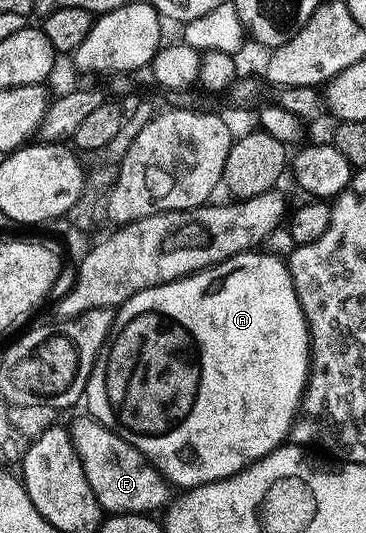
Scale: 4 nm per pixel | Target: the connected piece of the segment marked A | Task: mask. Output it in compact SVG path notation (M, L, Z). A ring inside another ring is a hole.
M250 249L242 255L216 263L205 271L196 271L186 279L176 279L158 287L137 291L127 302L116 308L113 323L109 326L109 336L105 338L97 360L93 362L93 371L89 375L89 383L83 396L83 403L89 406L86 407L88 414L126 439L132 447L139 449L174 488L198 487L242 471L250 463L262 459L286 442L293 418L297 415L301 396L305 391L305 381L309 377L309 329L305 326L305 314L301 311L301 303L293 288L288 266L282 260L280 263L273 255L260 255L261 253L260 250Z

